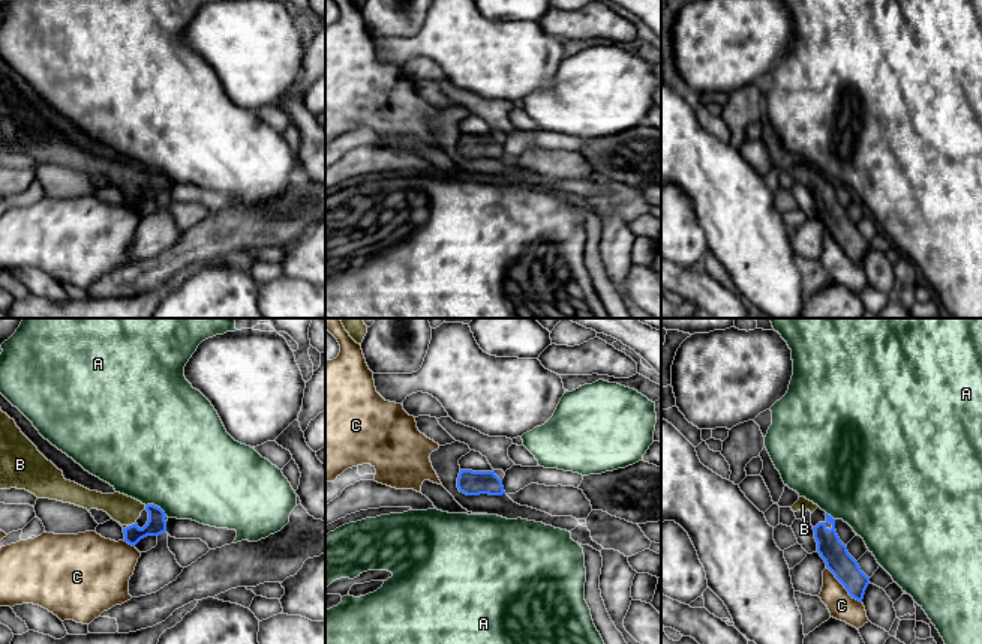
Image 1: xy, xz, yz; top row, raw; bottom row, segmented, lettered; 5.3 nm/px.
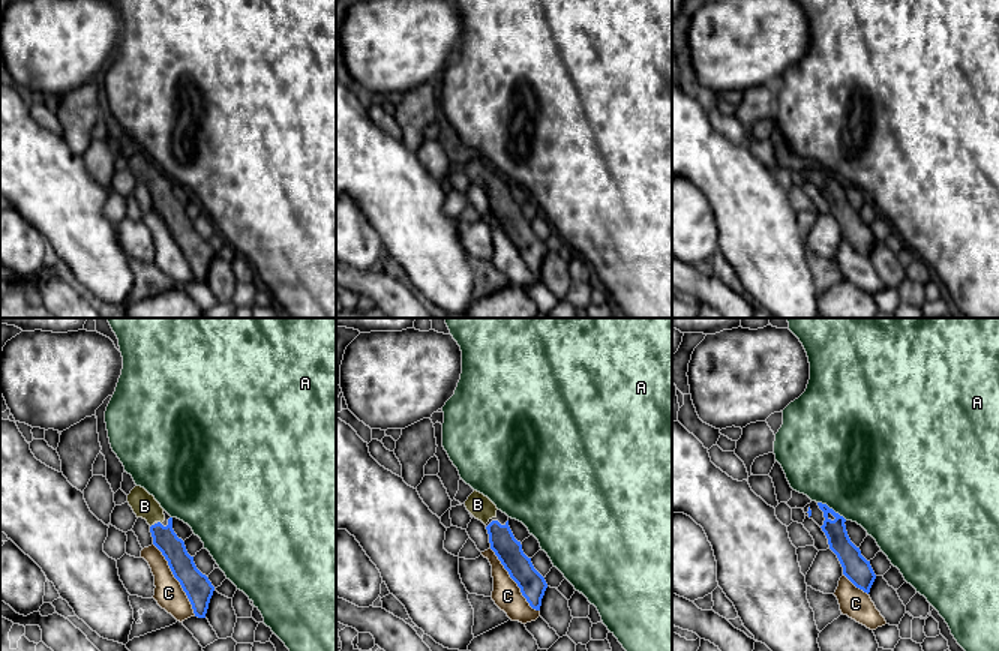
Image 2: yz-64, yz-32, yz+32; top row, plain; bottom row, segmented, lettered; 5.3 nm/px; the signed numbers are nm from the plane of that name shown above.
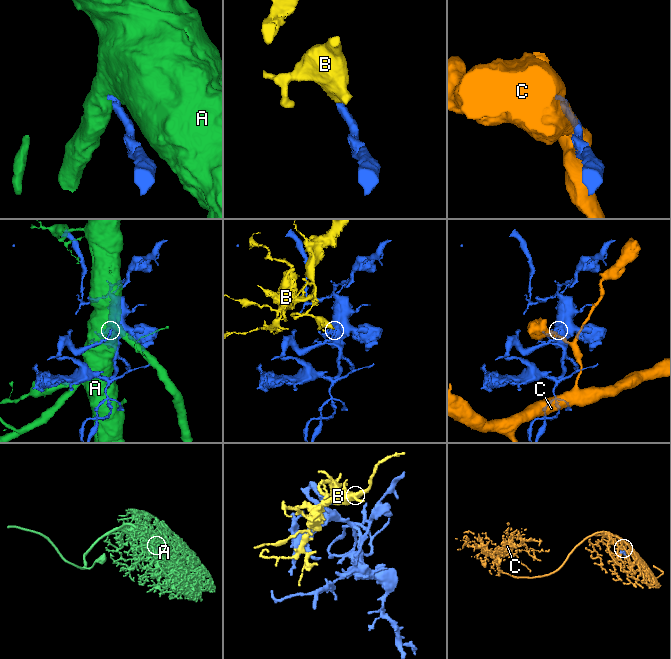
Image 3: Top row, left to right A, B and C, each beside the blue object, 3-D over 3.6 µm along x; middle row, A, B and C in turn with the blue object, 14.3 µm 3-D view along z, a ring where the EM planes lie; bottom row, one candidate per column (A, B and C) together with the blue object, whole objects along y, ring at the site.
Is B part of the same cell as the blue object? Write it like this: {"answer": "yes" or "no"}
{"answer": "yes"}

